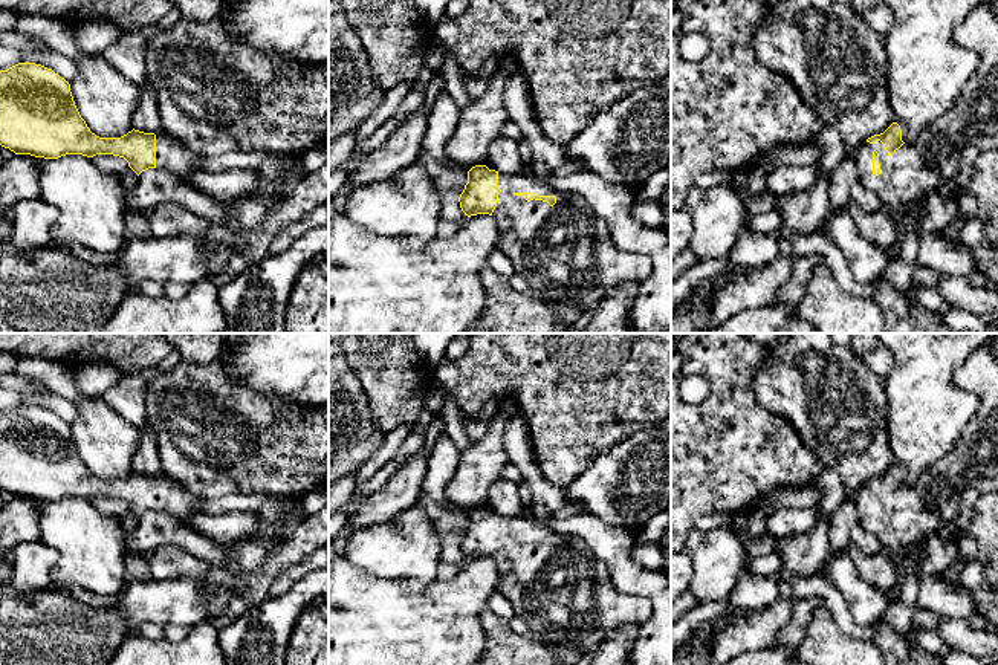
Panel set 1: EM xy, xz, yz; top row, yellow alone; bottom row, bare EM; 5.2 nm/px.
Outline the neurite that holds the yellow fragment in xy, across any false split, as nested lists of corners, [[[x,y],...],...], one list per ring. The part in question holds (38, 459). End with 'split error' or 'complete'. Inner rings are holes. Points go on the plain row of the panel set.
[[[18,405],[8,413],[0,413],[0,488],[15,497],[44,501],[58,501],[66,497],[87,500],[113,497],[124,500],[138,518],[148,511],[156,511],[182,526],[188,526],[194,514],[203,512],[203,501],[165,474],[154,477],[133,471],[121,480],[96,478],[81,460],[70,427],[52,411],[35,405]]]; split error

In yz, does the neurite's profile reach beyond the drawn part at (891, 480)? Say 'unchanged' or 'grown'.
grown

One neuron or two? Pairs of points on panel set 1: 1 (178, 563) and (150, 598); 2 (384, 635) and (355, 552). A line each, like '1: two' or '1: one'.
1: two
2: two

